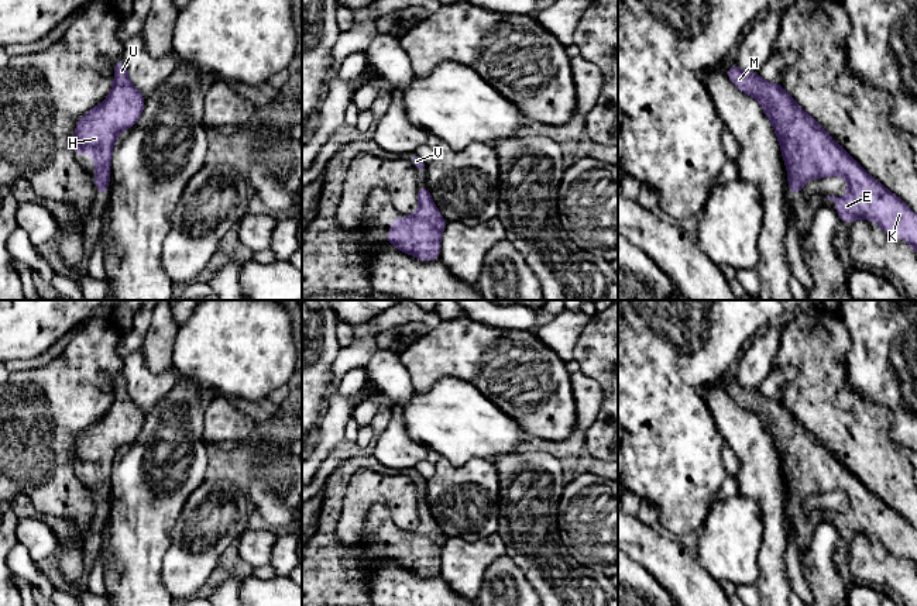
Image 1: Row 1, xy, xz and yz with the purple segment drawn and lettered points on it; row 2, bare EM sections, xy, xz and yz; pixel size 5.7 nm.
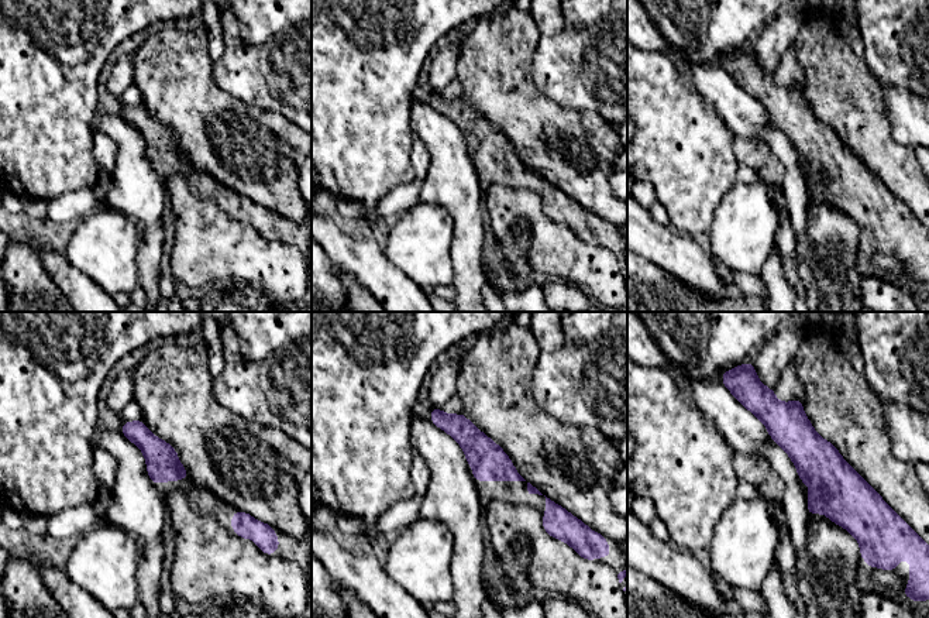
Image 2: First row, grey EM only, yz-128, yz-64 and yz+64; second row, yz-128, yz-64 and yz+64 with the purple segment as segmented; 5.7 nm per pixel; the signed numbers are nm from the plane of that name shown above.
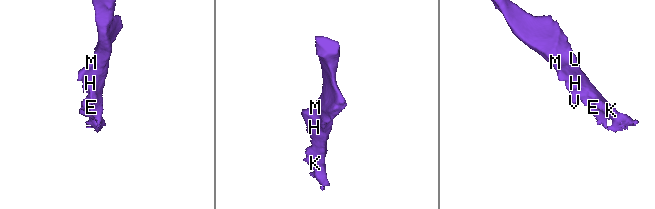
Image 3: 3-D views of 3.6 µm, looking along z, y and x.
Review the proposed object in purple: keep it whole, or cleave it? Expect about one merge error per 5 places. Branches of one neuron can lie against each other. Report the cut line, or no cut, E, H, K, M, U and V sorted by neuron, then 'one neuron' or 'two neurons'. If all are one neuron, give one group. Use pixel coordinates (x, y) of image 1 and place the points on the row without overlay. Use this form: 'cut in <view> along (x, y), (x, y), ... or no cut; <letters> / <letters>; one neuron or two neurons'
no cut; E H K M U V; one neuron

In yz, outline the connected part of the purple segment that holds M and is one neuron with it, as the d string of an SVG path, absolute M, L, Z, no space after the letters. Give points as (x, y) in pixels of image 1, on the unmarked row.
M738 379L728 383L727 392L742 409L760 419L773 440L791 512L796 513L808 495L844 492L848 496L848 509L844 513L827 512L835 517L839 536L851 540L855 534L868 534L892 554L900 545L901 557L917 568L914 527L841 464L780 399L767 399L758 388L743 388Z

